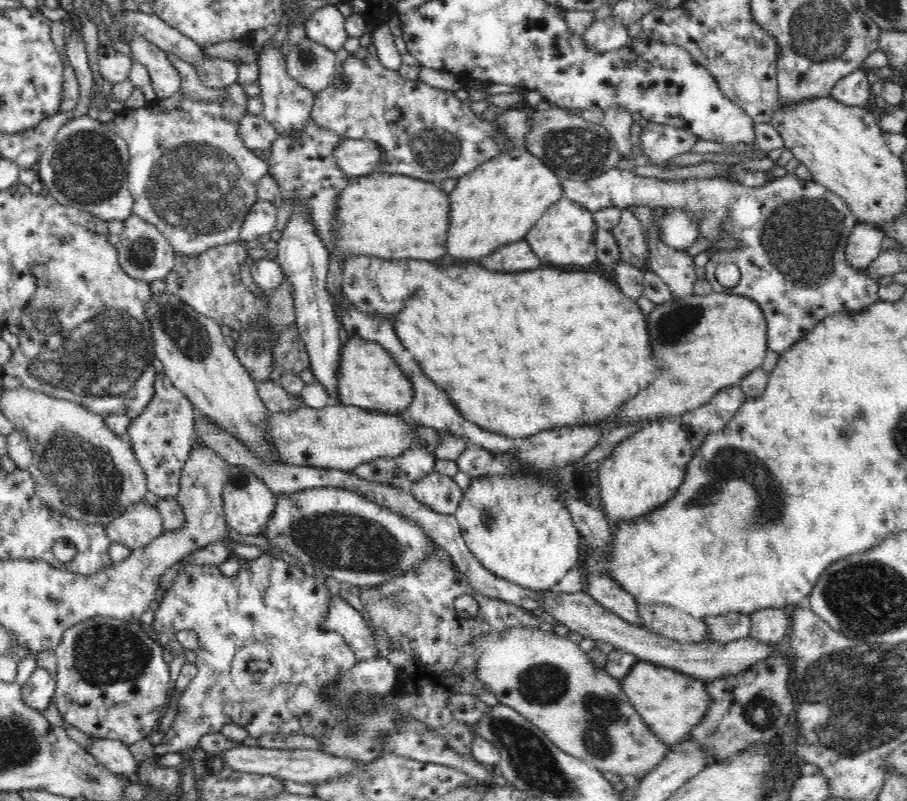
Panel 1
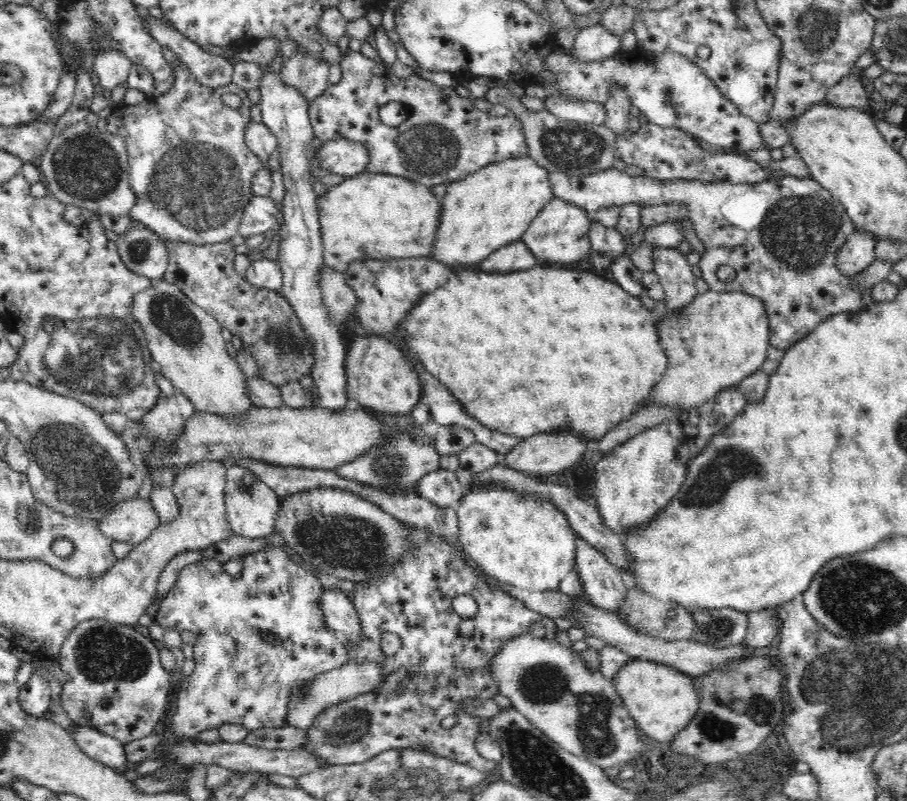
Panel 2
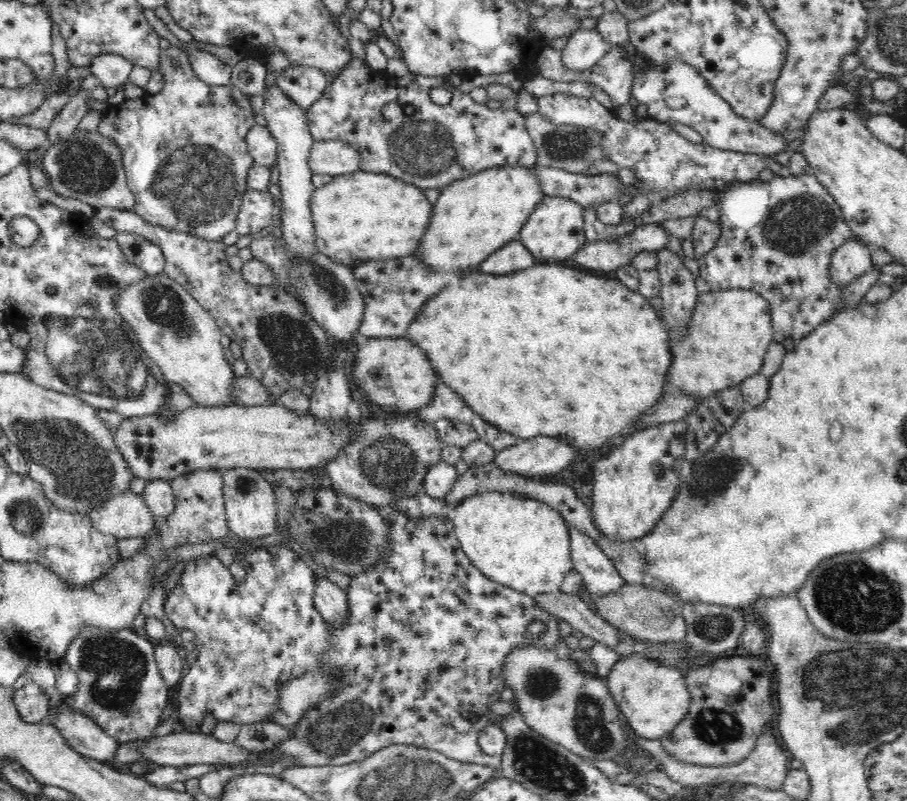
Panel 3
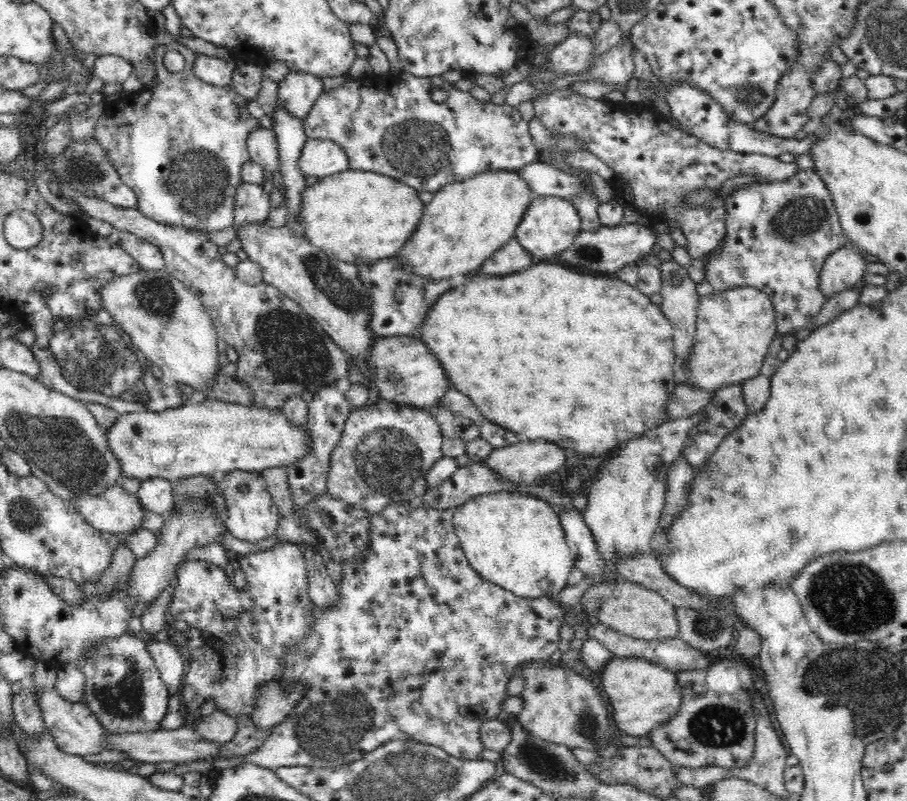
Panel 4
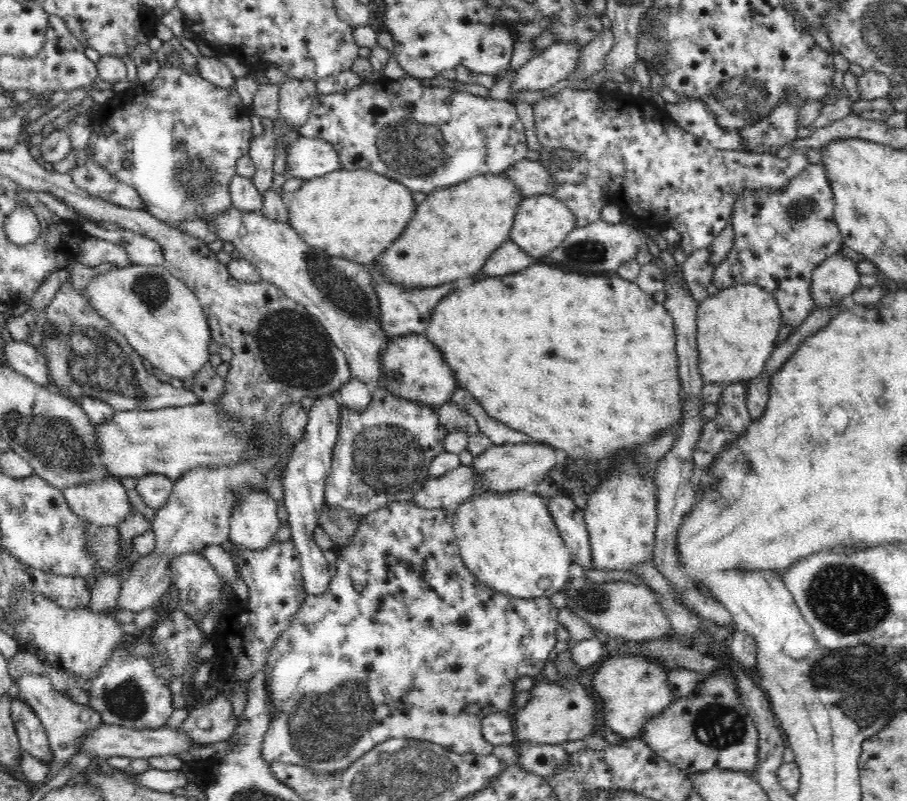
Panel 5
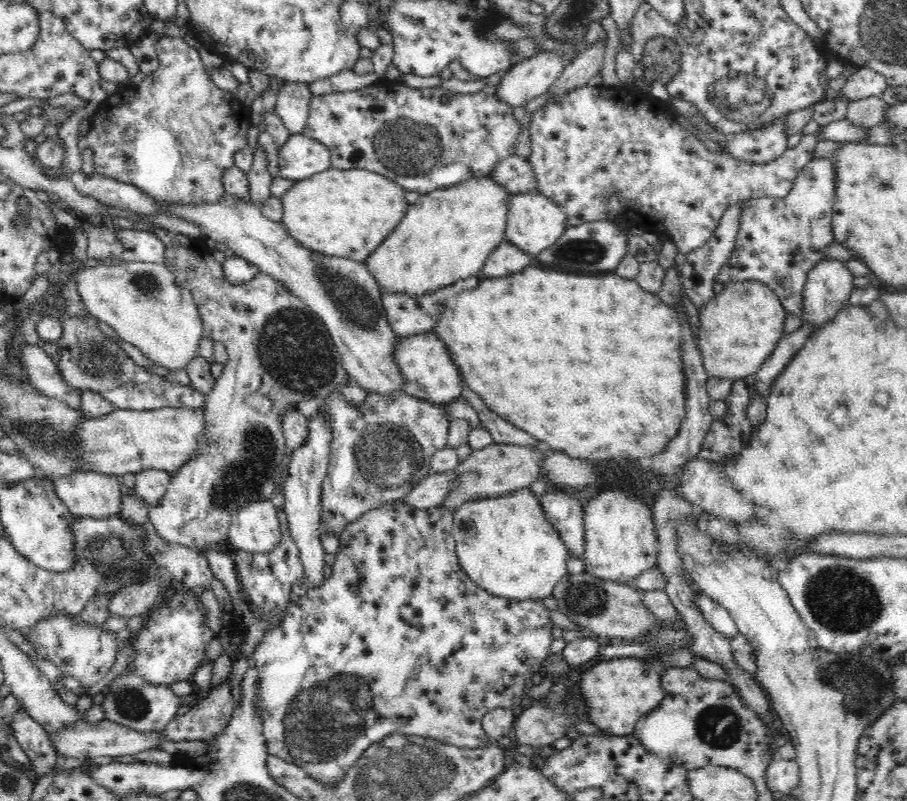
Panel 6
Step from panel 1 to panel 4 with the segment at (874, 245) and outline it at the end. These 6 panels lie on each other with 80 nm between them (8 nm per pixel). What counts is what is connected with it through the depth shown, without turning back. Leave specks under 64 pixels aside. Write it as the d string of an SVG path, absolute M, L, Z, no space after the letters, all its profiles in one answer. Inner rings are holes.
M838 248L826 259L821 272L821 291L833 297L836 293L852 288L867 273L864 253L853 248Z

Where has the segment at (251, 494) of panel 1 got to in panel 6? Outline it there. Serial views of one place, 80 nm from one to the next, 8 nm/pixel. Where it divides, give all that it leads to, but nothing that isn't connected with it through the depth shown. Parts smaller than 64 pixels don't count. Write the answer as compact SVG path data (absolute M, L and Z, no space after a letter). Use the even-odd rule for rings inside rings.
M266 500L246 504L230 516L230 542L240 551L269 554L282 542L282 528L274 504Z

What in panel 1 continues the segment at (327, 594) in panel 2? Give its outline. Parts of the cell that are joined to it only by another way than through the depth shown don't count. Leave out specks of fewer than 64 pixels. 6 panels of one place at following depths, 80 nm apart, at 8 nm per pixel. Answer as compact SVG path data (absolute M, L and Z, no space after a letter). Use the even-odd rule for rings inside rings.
M336 596L331 600L325 625L344 637L358 661L378 660L380 657L377 644L373 642L373 631L366 626L360 612L342 597Z

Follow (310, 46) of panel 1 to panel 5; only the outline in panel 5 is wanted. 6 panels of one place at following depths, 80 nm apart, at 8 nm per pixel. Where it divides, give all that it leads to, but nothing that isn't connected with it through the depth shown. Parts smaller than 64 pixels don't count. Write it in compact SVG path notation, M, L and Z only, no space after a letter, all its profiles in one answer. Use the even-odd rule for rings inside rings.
M285 78L279 89L279 116L289 126L299 131L308 120L313 97L317 95L316 83Z

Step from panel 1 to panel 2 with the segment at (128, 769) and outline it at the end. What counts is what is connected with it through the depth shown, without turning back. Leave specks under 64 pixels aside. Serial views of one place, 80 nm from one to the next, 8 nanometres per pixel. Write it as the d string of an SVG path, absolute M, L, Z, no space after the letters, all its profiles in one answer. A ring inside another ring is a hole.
M75 726L73 739L76 744L90 757L116 770L128 764L125 745L118 739L104 735L90 727Z

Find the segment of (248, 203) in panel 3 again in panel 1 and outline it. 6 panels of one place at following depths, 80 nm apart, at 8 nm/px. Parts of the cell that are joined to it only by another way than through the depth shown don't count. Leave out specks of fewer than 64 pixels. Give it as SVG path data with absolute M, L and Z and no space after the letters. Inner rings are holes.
M256 201L249 210L248 216L244 221L243 228L239 234L239 240L250 242L252 240L260 240L260 238L265 235L270 235L271 232L274 232L276 223L277 223L277 213L276 206L270 201Z

